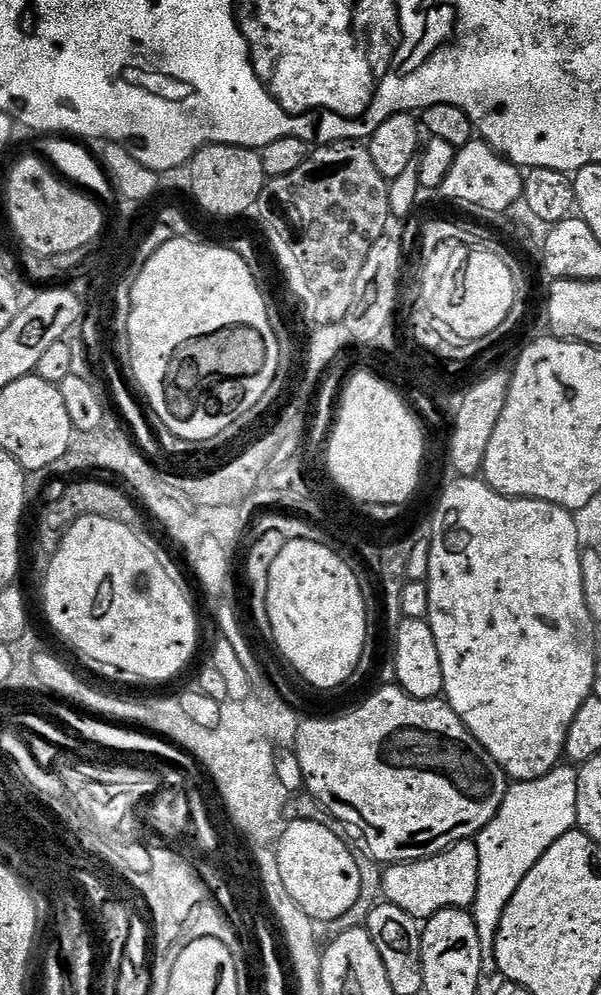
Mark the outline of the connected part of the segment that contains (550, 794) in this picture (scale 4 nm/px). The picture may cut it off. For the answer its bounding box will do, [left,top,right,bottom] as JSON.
[471,762,578,969]

